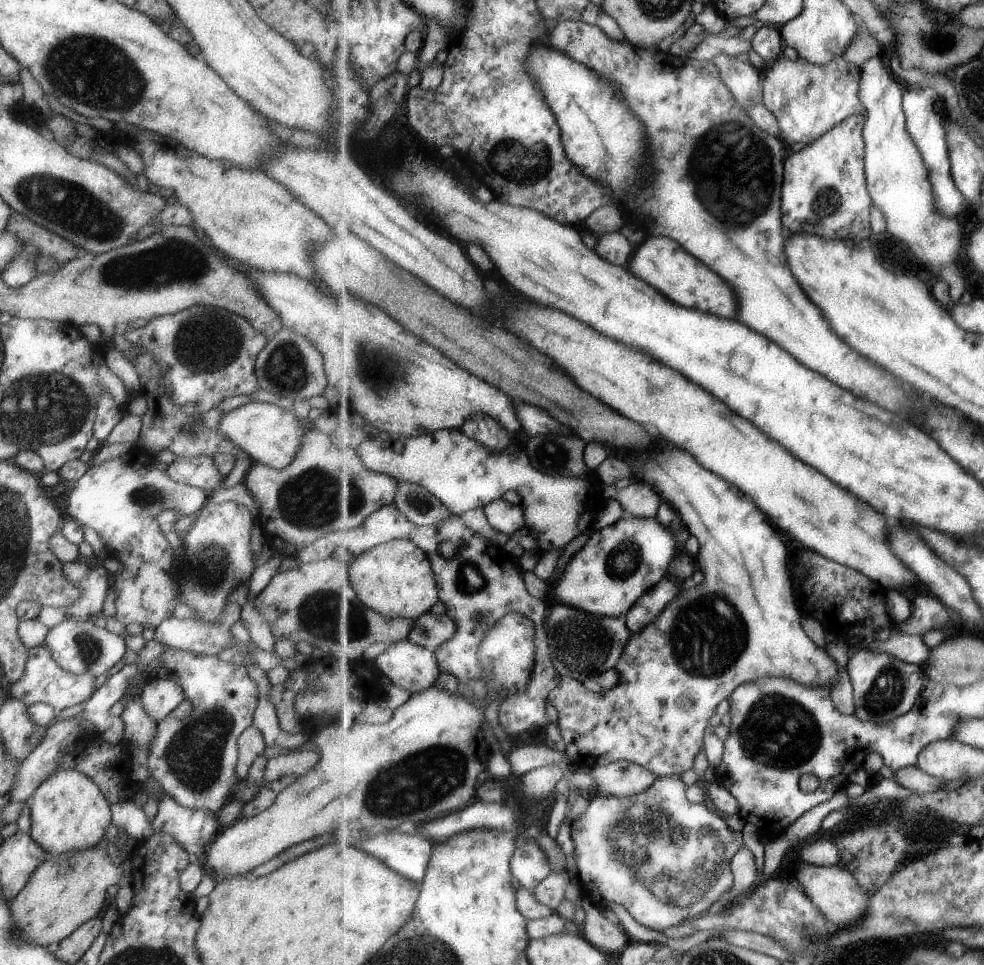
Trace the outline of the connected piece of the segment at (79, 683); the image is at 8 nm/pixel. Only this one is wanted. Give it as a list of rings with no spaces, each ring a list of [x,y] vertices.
[[[44,644],[28,649],[28,660],[24,666],[24,676],[11,684],[8,693],[16,700],[24,702],[27,707],[34,703],[46,703],[53,706],[57,712],[70,706],[83,705],[96,690],[96,676],[90,672],[74,674],[62,668],[51,656],[50,649]]]

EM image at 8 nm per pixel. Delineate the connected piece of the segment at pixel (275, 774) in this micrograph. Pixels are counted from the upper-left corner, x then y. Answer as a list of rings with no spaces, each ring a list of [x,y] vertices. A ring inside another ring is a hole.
[[[311,746],[299,752],[274,756],[267,760],[262,786],[280,778],[286,778],[286,776],[294,776],[295,779],[304,776],[304,773],[312,770],[319,760],[319,751]]]

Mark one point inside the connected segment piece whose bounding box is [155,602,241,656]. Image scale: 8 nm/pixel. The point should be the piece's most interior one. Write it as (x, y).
(199, 636)

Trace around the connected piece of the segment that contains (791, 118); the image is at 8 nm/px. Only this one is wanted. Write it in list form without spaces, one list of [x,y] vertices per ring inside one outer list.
[[[785,56],[773,62],[764,75],[765,103],[780,120],[783,142],[787,146],[798,142],[814,144],[852,116],[867,116],[867,106],[860,96],[862,74],[862,68],[843,56],[827,65],[816,65],[801,57],[794,61]]]

